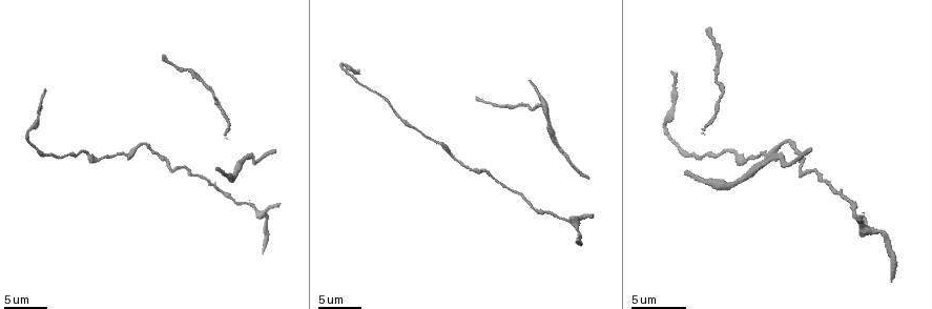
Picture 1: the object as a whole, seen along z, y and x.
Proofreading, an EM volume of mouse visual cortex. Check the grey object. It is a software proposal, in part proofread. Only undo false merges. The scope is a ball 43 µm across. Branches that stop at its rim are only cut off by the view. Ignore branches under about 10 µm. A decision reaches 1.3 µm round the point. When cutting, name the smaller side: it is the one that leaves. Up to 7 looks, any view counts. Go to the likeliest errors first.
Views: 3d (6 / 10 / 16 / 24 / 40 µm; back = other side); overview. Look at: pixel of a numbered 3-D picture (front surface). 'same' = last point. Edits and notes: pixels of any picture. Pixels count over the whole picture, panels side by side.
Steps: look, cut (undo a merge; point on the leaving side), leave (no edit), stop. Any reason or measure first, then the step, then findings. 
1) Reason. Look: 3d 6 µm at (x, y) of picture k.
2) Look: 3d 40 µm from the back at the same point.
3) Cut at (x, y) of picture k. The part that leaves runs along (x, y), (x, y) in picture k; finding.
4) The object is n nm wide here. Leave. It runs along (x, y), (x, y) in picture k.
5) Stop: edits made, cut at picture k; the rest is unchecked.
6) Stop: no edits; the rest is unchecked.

Calibre changes. Look: 3d 10 µm at (551, 211) of picture 1.

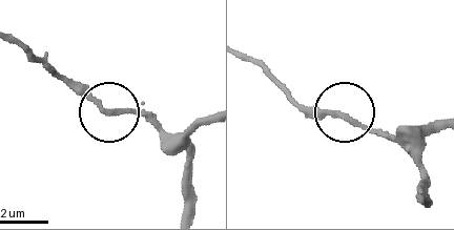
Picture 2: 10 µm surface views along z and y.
Leave. It runs along (26, 44), (105, 108), (135, 110), (157, 121) in picture 2; all the same neuron.

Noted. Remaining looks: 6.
Sudden change in width. Look: 3d 6 µm at (128, 154) of picture 1.

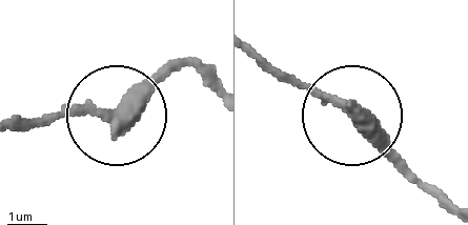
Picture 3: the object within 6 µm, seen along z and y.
Look: 3d 6 µm from the back at (346, 107) of picture 3.

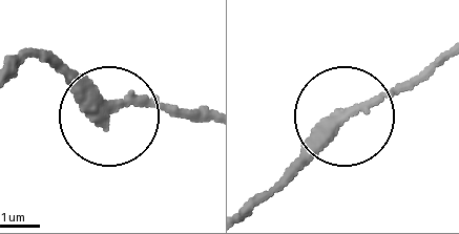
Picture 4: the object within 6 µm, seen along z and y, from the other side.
Leave. It runs along (13, 68), (43, 62), (103, 111), (204, 108) in picture 4; all the same neuron.

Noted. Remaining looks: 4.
Look: 3d 6 µm at (833, 185) of picture 1.

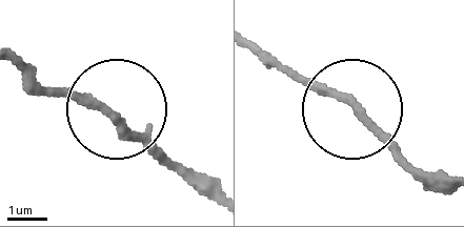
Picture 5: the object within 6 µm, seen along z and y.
The side arm is 38 µm long. Leave. Continuous, no second neuron.

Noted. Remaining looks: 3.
Sudden change in width. Look: 3d 10 µm at (696, 154) of picture 1.

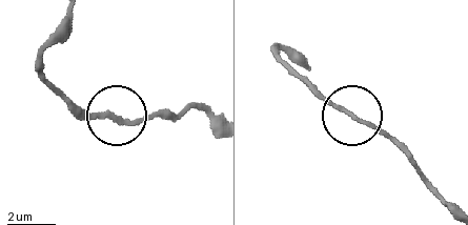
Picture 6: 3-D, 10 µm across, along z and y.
Leave. It runs along (450, 205), (395, 144), (329, 102), (307, 80) in picture 6; all the same neuron.

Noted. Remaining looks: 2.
Stop: no edits; the rest is unchecked.

